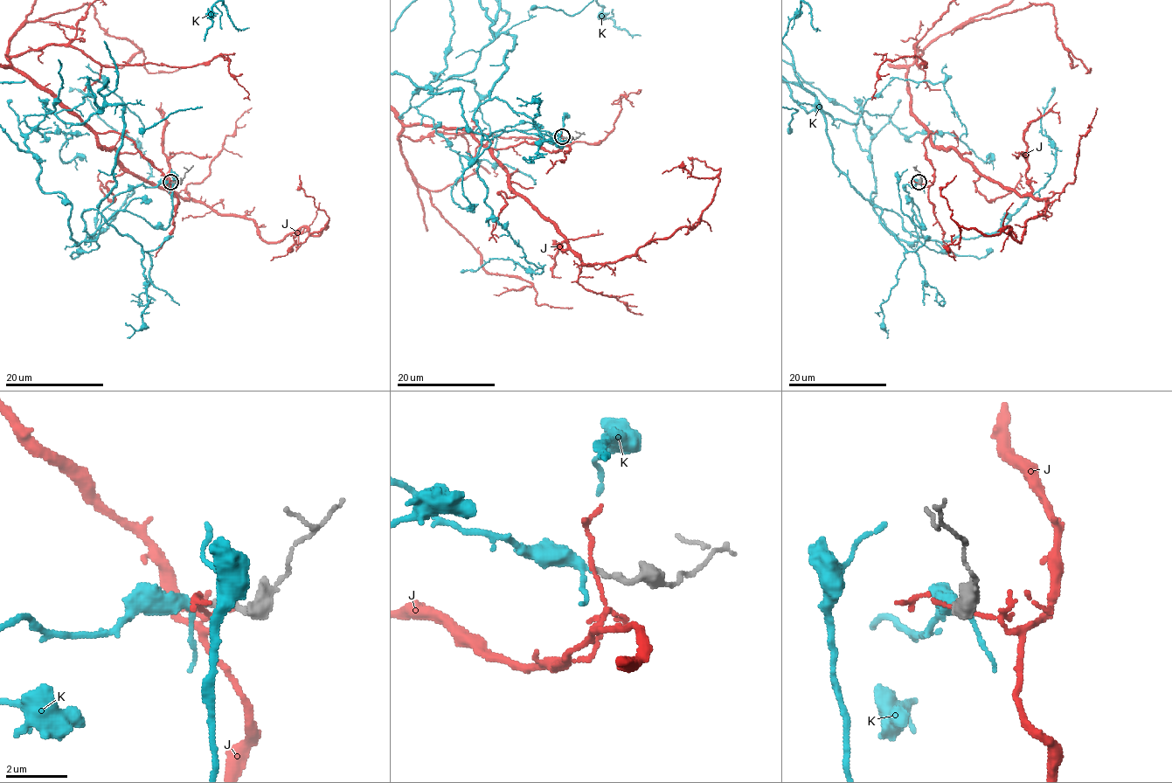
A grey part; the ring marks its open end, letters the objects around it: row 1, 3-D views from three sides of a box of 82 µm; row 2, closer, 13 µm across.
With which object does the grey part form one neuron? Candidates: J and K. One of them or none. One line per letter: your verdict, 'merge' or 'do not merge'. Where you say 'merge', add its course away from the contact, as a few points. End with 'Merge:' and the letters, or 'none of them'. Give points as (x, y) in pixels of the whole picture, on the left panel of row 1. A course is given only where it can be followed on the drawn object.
J: do not merge
K: merge
Merge: K

